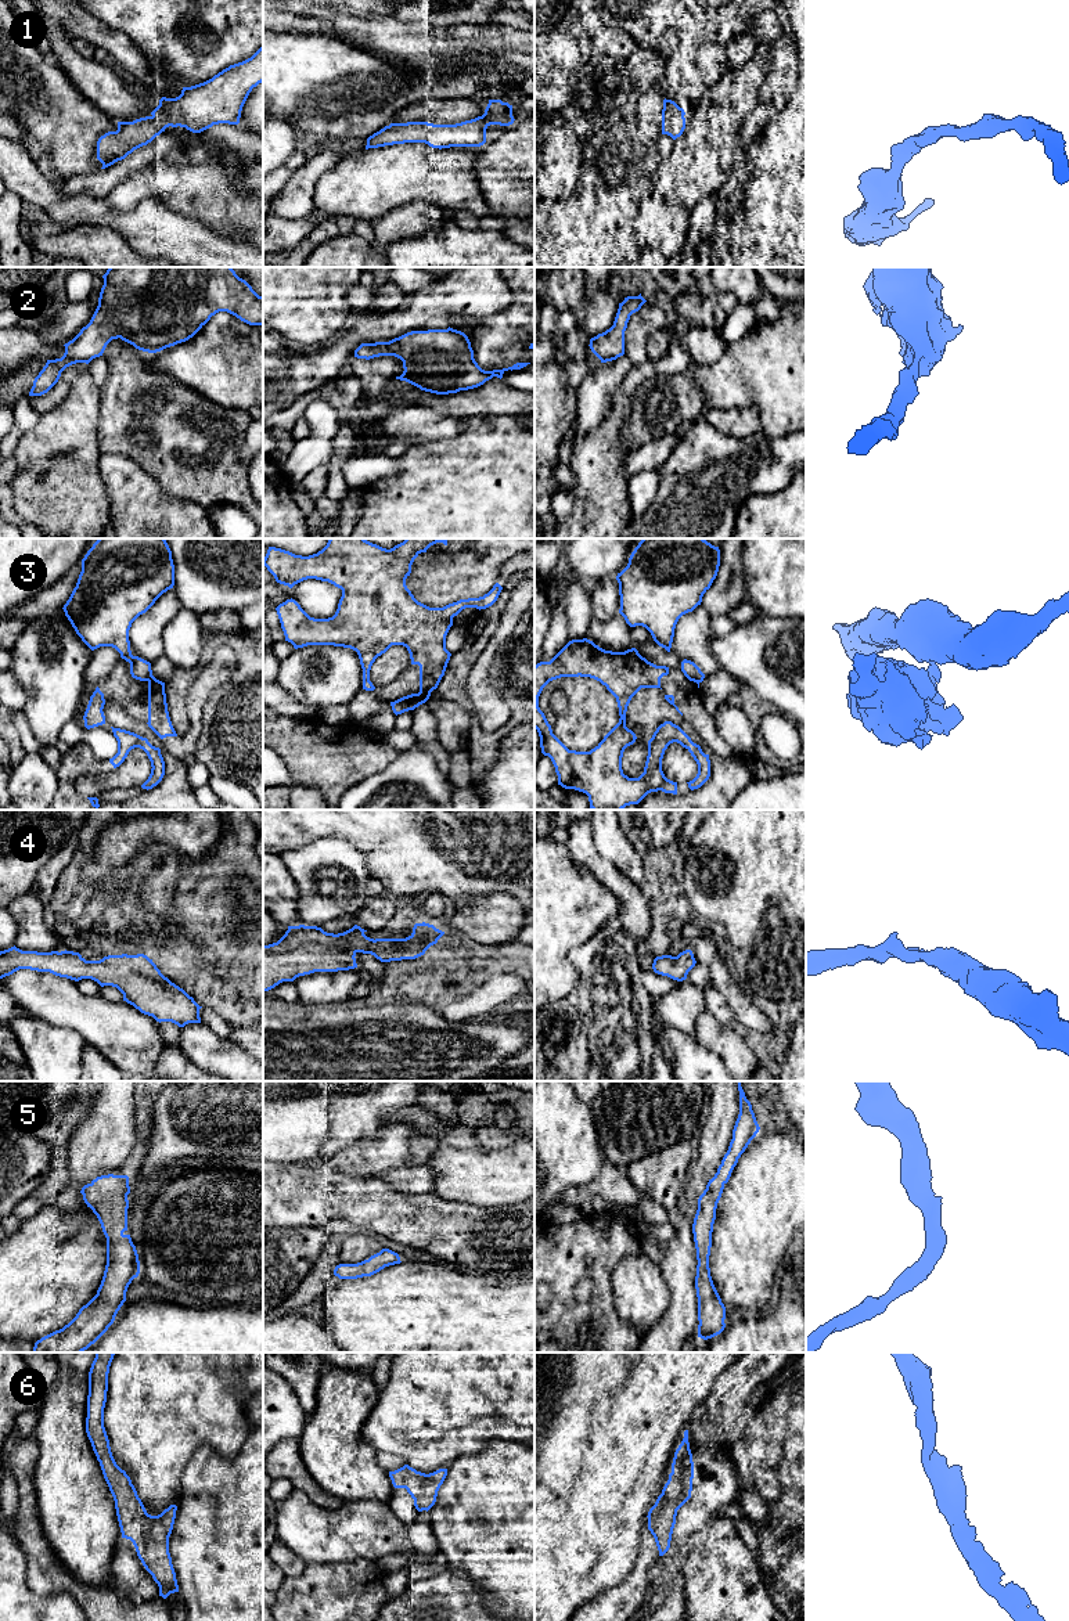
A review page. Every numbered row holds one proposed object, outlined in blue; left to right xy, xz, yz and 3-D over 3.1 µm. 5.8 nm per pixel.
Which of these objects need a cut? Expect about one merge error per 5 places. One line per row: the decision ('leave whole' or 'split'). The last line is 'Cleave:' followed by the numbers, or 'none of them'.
1: leave whole
2: leave whole
3: split
4: leave whole
5: leave whole
6: leave whole
Cleave: 3

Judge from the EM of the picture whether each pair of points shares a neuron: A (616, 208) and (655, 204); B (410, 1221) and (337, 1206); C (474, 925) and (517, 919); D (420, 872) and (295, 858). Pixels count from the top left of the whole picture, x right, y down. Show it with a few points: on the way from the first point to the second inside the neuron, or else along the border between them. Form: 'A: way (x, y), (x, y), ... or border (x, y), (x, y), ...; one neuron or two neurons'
A: border (640, 202), (632, 220), (634, 237); two neurons
B: way (392, 1214), (371, 1206), (355, 1206); one neuron
C: way (485, 921), (506, 919); one neuron
D: border (345, 842), (351, 843), (363, 856), (371, 876); two neurons

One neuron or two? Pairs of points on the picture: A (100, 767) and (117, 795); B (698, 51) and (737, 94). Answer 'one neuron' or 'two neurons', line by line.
A: one neuron
B: two neurons

